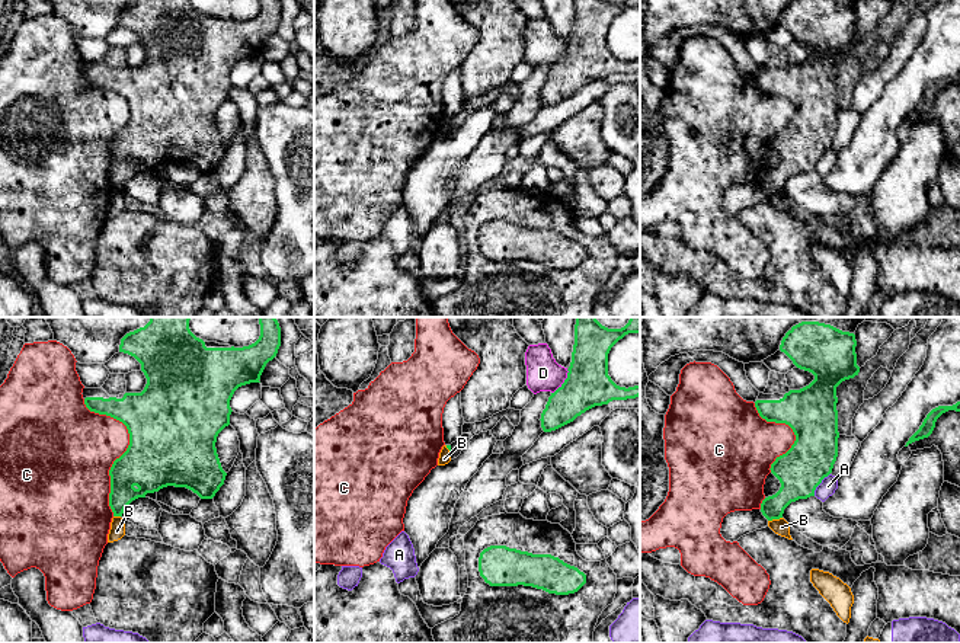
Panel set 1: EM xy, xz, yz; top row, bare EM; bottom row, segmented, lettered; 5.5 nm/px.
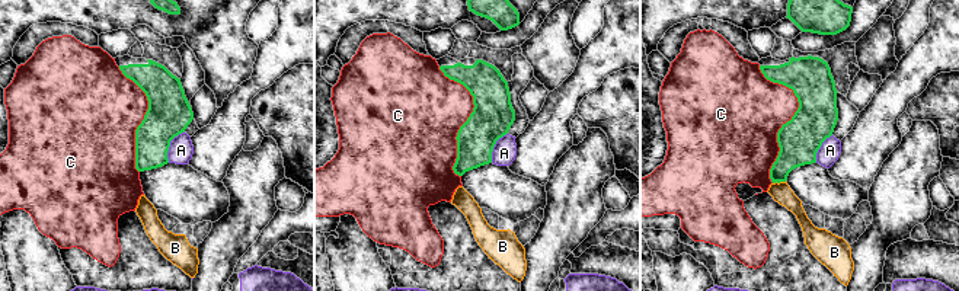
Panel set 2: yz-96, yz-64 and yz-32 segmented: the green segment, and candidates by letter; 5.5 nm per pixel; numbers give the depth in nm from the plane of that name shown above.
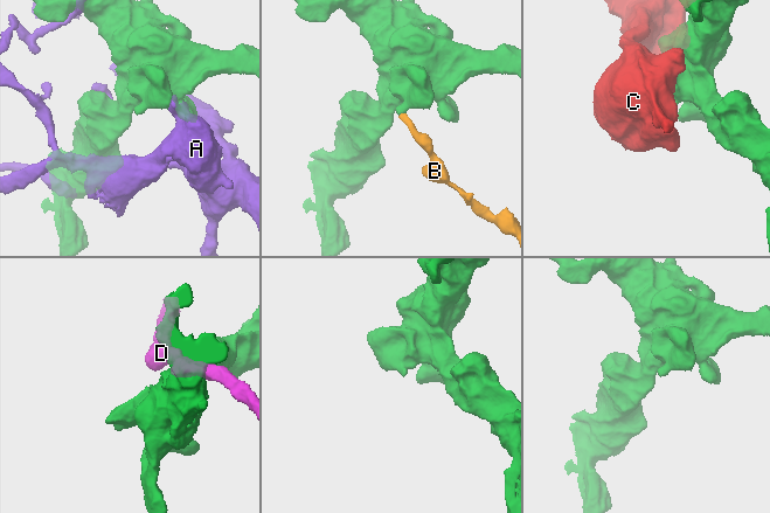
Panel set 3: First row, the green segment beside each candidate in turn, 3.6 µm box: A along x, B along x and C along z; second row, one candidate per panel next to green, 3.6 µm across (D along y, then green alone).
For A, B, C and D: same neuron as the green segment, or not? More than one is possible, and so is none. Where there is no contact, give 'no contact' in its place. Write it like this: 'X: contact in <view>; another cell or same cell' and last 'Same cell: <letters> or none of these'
A: contact in yz; another cell
B: contact in yz; another cell
C: contact in xy; another cell
D: contact in xz; another cell
Same cell: none of these

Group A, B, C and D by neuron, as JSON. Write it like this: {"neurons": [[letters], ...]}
{"neurons": [["A"], ["B"], ["C"], ["D"]]}

